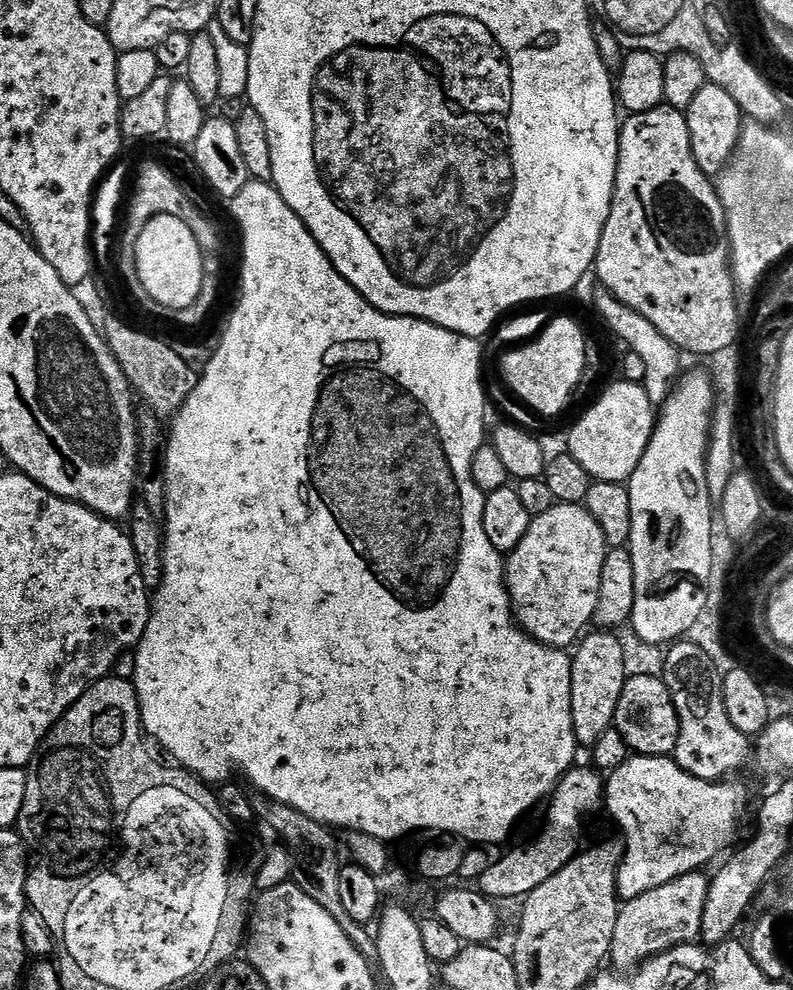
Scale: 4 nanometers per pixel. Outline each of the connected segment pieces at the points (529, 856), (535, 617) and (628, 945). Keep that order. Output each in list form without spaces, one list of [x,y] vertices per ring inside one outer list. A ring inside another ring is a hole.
[[[573,766],[564,773],[564,777],[557,782],[551,793],[548,804],[548,821],[544,829],[533,838],[529,844],[520,844],[517,848],[509,850],[505,856],[500,856],[489,863],[488,869],[478,879],[479,891],[493,901],[516,900],[519,901],[542,882],[546,882],[562,870],[581,851],[580,831],[584,828],[584,819],[592,816],[596,811],[605,807],[604,790],[606,780],[601,773],[591,766]]]
[[[557,503],[546,510],[546,514],[533,516],[530,530],[526,530],[522,542],[518,542],[516,549],[506,556],[504,578],[516,623],[539,644],[548,648],[571,649],[594,621],[594,610],[598,606],[598,586],[602,586],[602,562],[608,550],[602,526],[594,522],[583,504]]]
[[[703,871],[691,872],[682,878],[674,878],[674,882],[666,882],[666,886],[646,890],[646,894],[638,894],[638,898],[621,903],[618,922],[614,922],[614,942],[610,953],[610,964],[613,969],[635,970],[653,956],[659,956],[661,952],[669,952],[671,948],[676,948],[680,944],[693,943],[699,937],[702,906],[706,906],[709,881],[709,877],[704,875]]]

